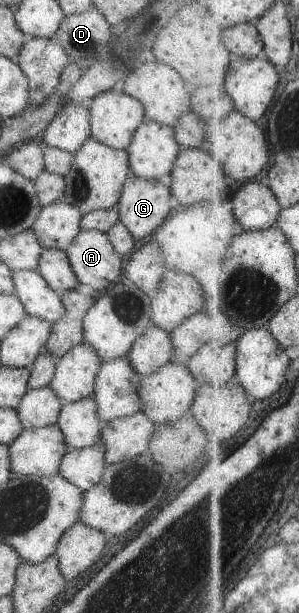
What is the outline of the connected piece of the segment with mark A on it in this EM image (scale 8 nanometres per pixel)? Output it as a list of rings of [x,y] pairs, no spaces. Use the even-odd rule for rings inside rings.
[[[81,229],[65,252],[77,280],[90,285],[95,295],[122,278],[125,258],[112,249],[104,232]]]

